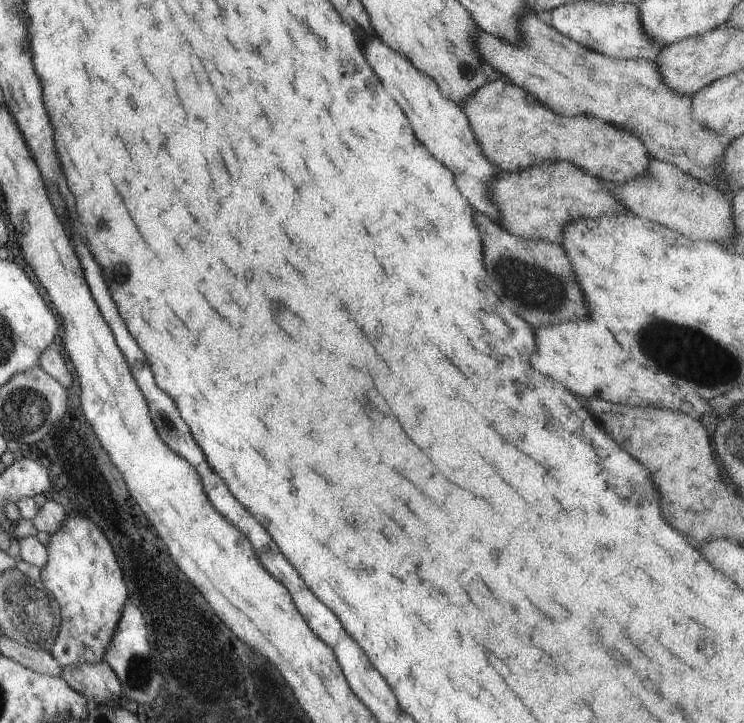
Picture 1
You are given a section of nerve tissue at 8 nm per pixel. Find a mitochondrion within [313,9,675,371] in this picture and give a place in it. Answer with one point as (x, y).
(514, 277)

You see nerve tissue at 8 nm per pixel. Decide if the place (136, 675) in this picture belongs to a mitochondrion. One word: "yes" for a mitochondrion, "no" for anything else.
yes

